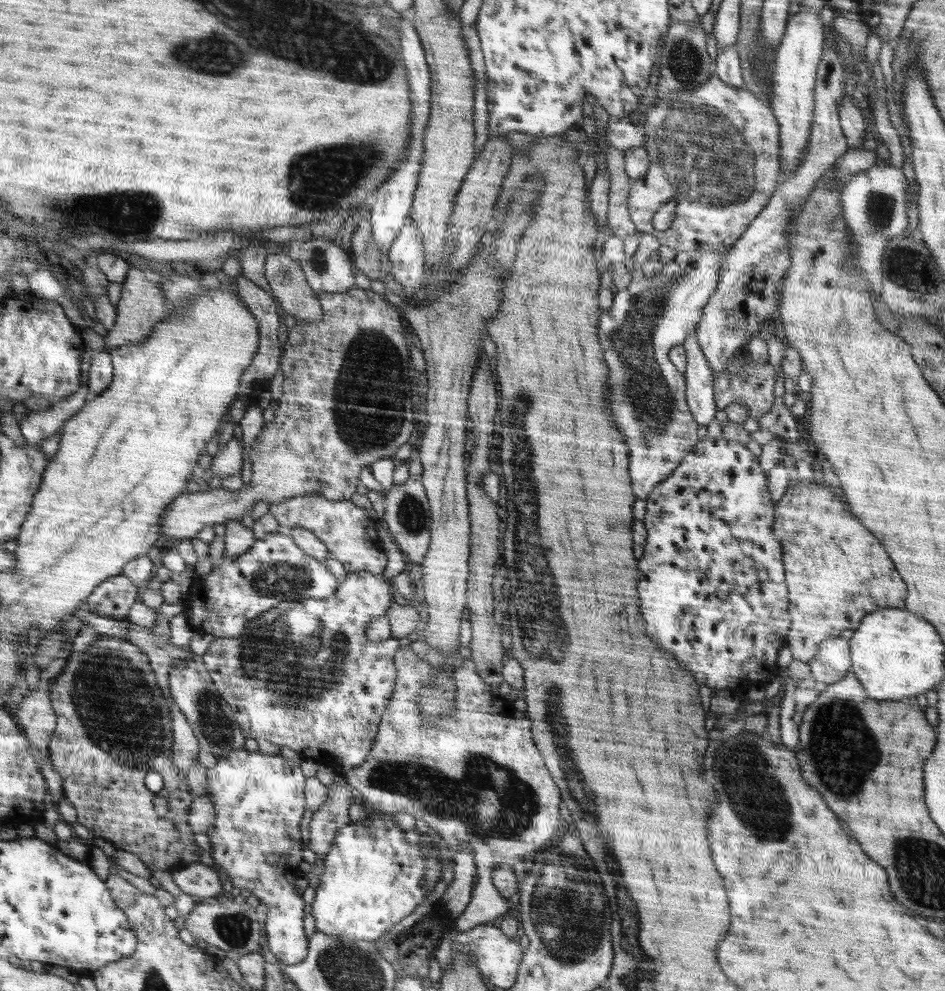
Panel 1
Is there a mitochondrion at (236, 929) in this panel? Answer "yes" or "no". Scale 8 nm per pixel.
yes

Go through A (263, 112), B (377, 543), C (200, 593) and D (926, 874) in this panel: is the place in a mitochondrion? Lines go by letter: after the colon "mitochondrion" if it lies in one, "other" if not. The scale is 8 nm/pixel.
A: other
B: other
C: other
D: mitochondrion

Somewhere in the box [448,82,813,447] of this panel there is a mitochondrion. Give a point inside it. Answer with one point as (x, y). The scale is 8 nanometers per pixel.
(703, 154)

